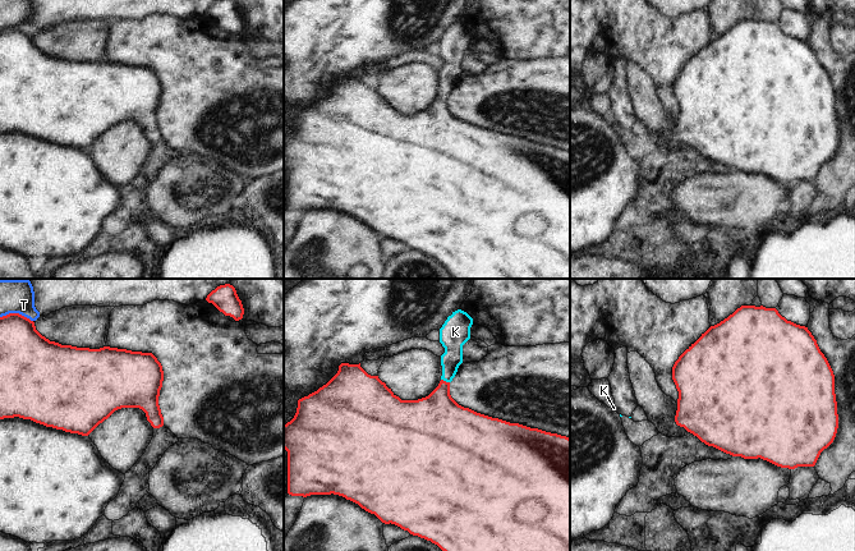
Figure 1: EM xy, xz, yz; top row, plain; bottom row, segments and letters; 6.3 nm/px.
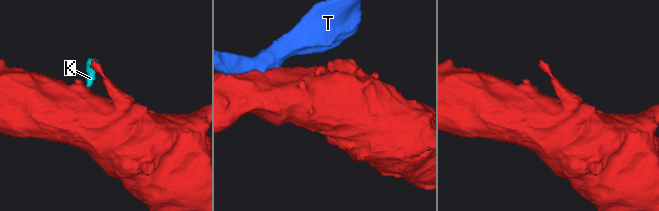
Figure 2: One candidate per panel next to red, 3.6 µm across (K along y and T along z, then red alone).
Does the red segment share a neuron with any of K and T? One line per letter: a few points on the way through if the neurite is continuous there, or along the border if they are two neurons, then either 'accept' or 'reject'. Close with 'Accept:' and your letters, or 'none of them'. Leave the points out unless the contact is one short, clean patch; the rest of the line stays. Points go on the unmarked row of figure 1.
K: runs through xz (437, 133), (439, 116), (445, 95), (453, 70), (453, 56); accept
T: reject
Accept: K

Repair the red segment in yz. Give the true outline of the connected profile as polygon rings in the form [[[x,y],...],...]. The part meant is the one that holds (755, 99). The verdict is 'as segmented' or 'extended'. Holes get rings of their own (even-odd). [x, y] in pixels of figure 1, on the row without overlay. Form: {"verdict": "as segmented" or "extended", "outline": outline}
{"verdict": "as segmented", "outline": [[[741,19],[711,40],[675,75],[672,93],[679,105],[675,136],[702,156],[732,170],[763,173],[777,180],[814,180],[838,142],[833,84],[805,40],[782,31],[776,22]]]}

